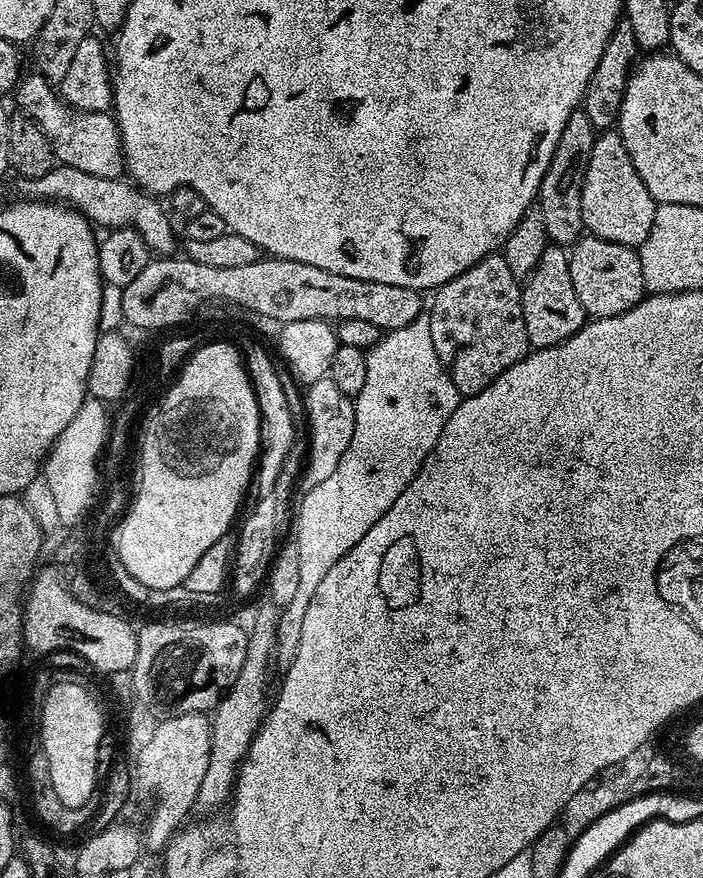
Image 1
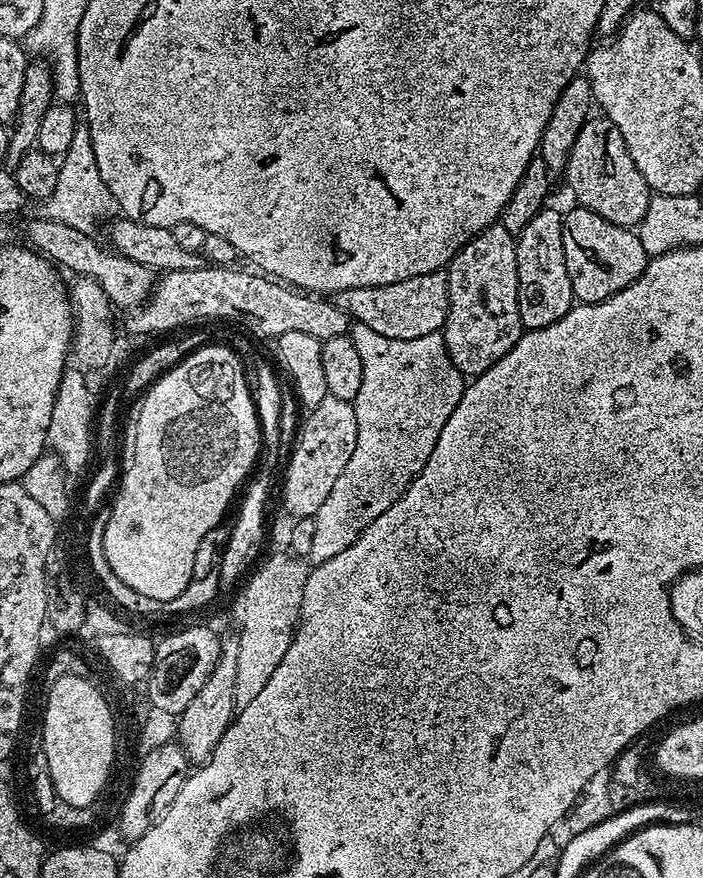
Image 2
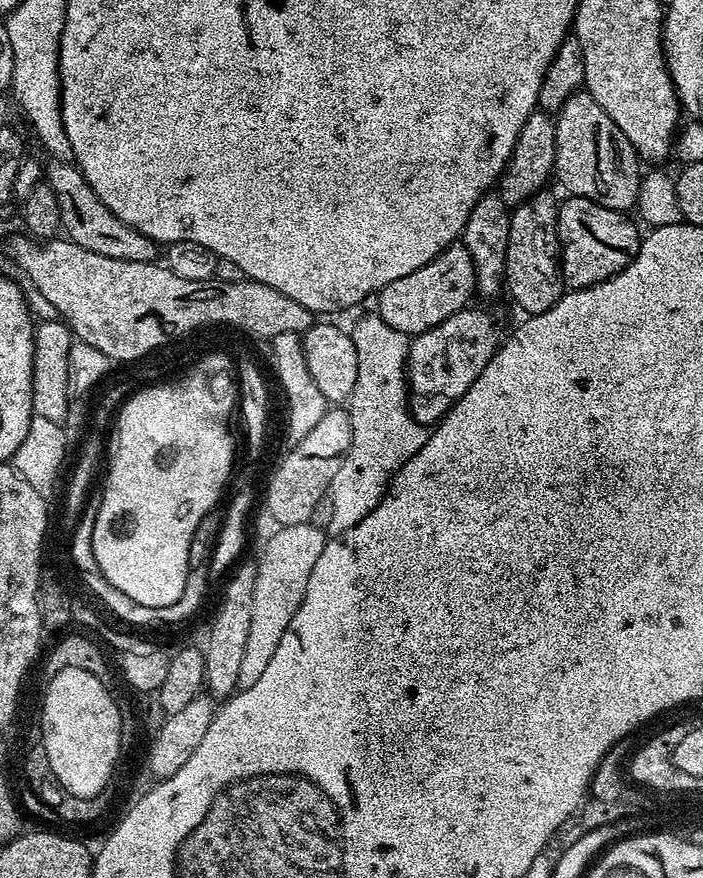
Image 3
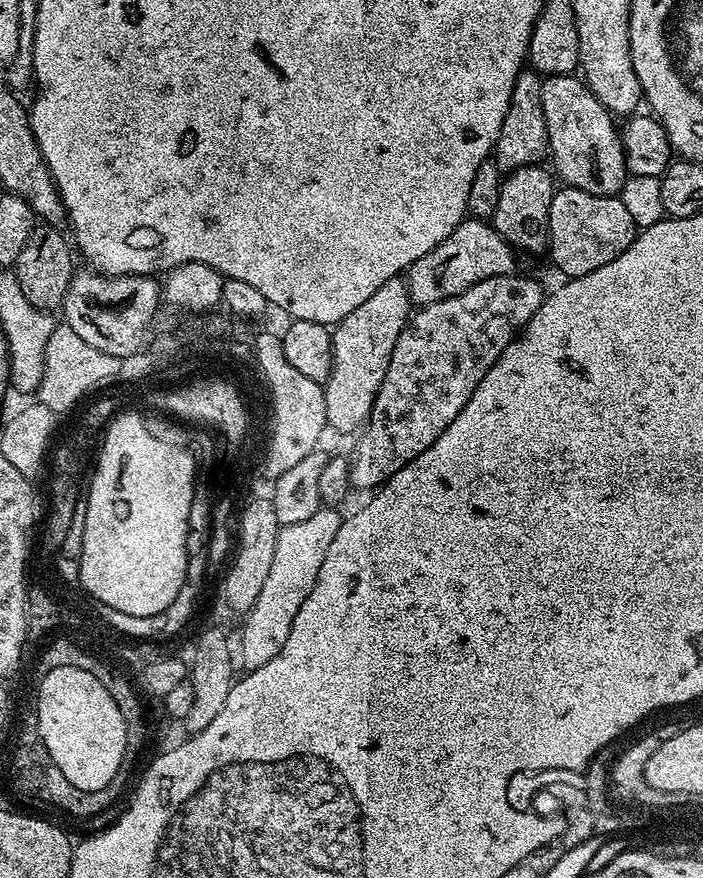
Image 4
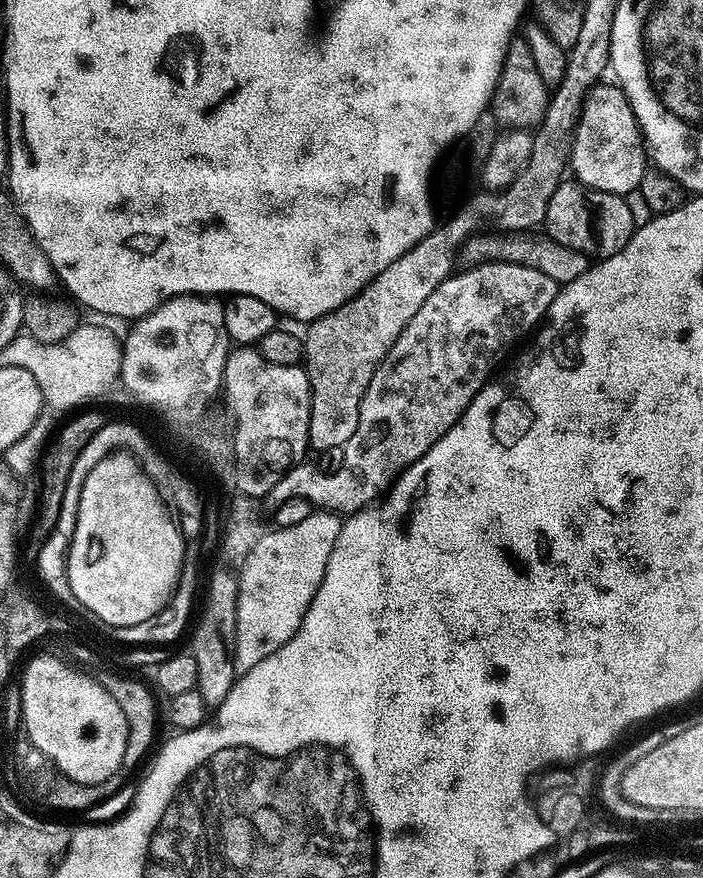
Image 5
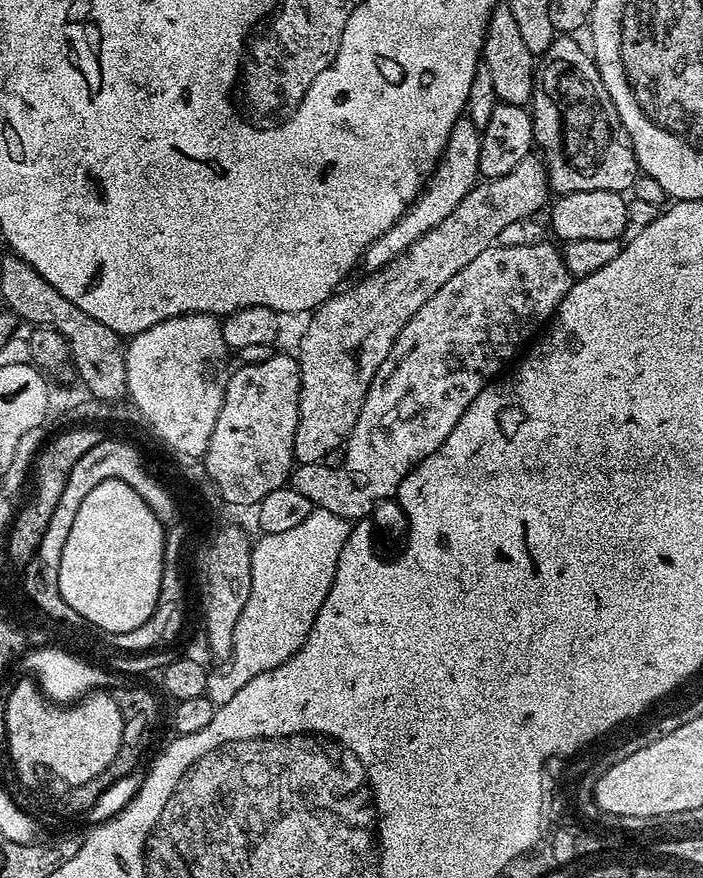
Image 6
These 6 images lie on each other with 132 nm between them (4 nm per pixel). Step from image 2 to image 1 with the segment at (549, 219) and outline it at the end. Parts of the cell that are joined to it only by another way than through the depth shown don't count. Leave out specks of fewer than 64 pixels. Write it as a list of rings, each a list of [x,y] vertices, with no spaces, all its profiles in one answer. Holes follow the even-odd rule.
[[[550,246],[544,251],[538,266],[523,281],[520,297],[528,343],[533,349],[558,346],[578,334],[578,330],[586,323],[582,302],[578,302],[578,294],[574,294],[574,282],[570,282],[570,262],[568,252],[563,247]]]

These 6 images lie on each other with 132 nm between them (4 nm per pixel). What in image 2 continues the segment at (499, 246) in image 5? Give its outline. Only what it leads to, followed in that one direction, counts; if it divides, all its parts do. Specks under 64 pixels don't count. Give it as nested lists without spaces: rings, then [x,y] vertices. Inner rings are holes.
[[[441,270],[418,274],[418,278],[406,278],[386,286],[358,286],[335,293],[334,302],[346,313],[349,321],[370,326],[374,334],[382,334],[385,338],[422,338],[422,334],[441,331],[446,322],[448,273]]]

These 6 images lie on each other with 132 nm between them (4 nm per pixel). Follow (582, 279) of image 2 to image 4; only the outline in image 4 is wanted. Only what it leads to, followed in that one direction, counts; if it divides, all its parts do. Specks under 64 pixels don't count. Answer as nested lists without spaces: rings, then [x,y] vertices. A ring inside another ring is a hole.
[[[567,186],[561,189],[561,192],[559,189],[552,193],[548,227],[550,253],[552,252],[552,260],[561,272],[561,277],[590,274],[590,270],[598,270],[598,266],[614,262],[618,254],[631,246],[638,235],[638,229],[626,206],[622,206],[619,195],[586,194],[586,190]]]

